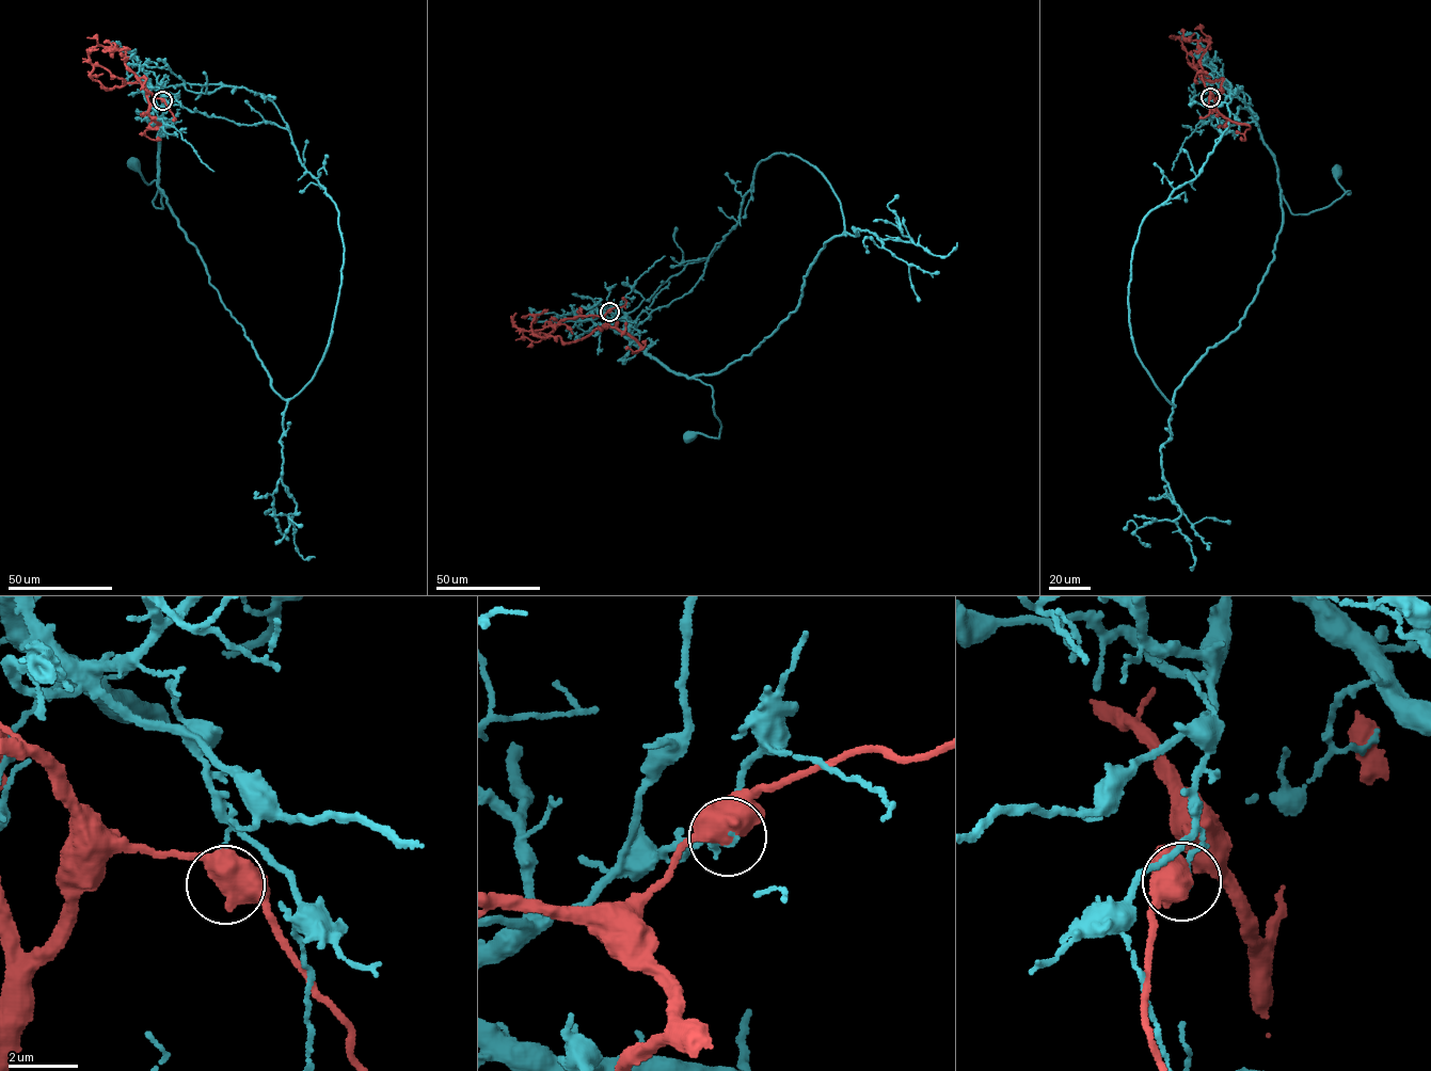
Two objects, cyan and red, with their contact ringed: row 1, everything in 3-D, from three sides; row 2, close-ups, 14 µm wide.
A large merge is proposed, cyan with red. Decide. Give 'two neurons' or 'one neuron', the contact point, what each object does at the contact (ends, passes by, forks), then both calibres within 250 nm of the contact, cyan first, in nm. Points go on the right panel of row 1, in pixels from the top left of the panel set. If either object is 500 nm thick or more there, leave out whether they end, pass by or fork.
two neurons | (1210, 97) | 130/550 nm

